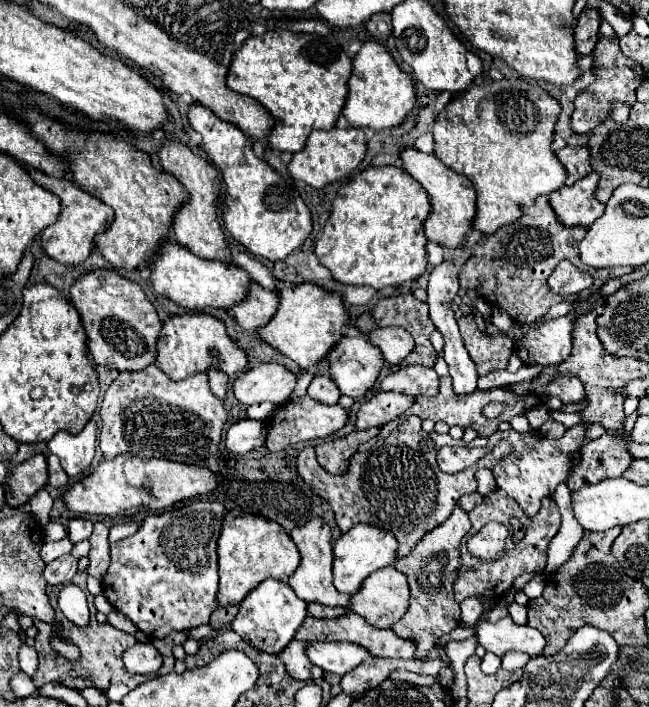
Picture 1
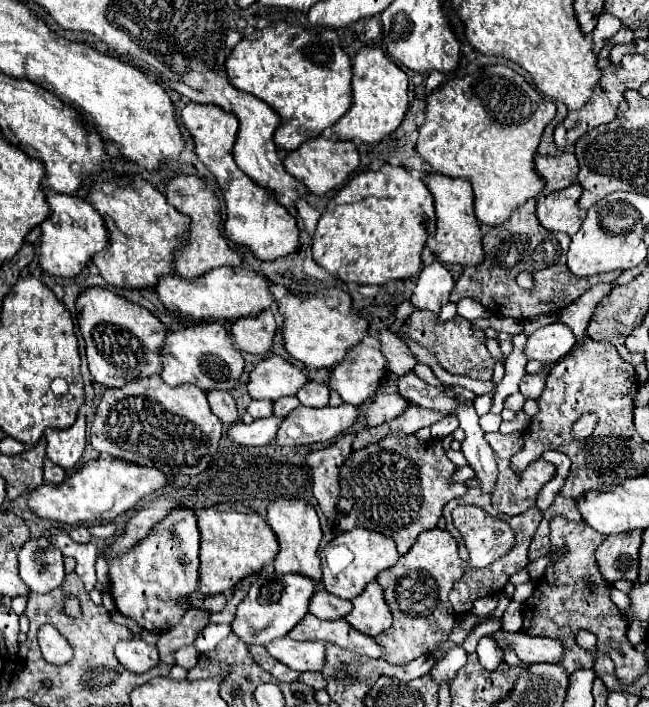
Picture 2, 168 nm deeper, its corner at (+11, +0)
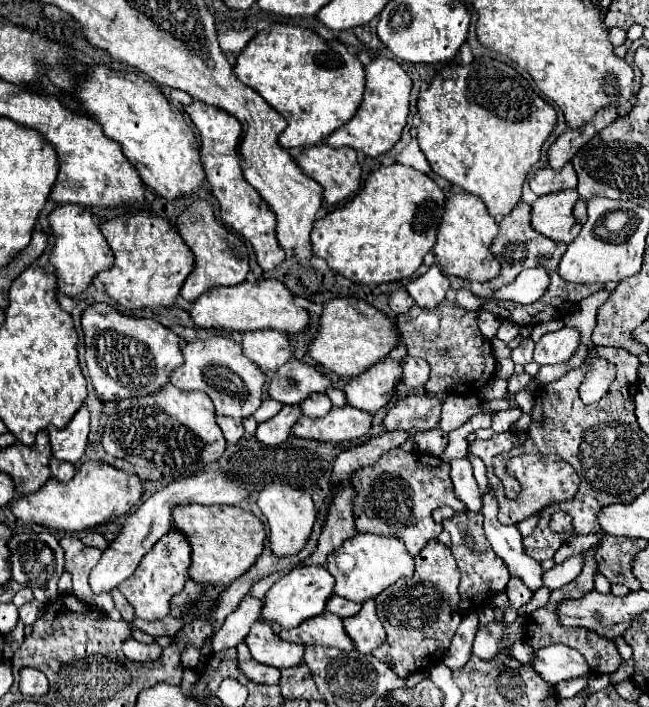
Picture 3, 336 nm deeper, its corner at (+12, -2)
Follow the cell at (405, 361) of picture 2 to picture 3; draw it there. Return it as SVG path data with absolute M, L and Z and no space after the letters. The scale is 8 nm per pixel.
M406 358L402 362L404 368L404 384L408 388L424 388L428 378L430 378L430 366L424 360L416 360L416 358Z

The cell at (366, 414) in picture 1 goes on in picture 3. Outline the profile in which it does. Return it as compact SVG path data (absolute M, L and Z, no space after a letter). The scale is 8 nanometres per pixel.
M412 394L402 398L384 418L386 430L418 430L426 432L438 428L440 422L442 400L438 396L428 394Z

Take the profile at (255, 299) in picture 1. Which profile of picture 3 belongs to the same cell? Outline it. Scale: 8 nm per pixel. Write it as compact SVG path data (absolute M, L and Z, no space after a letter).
M256 330L242 334L244 356L250 358L260 370L276 372L284 362L292 360L294 350L288 342L288 336L276 330Z

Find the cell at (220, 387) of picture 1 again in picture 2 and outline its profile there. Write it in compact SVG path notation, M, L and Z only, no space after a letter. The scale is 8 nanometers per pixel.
M207 392L211 412L223 422L223 424L235 424L239 422L235 400L229 392Z

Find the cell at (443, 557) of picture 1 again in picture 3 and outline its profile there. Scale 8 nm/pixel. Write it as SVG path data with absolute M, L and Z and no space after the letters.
M434 540L428 542L428 546L424 546L424 550L414 560L414 576L396 582L376 598L376 612L388 638L372 654L380 662L388 664L390 670L400 678L408 678L414 672L424 672L442 662L442 656L446 654L450 640L462 620L458 608L460 598L456 596L458 568L450 548Z

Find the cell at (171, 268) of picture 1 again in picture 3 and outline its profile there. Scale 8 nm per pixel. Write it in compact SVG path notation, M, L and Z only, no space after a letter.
M280 280L244 282L240 286L212 288L190 304L190 316L200 328L218 328L226 332L254 332L254 330L278 330L282 334L304 332L310 324L310 316L304 308L296 306L294 294Z

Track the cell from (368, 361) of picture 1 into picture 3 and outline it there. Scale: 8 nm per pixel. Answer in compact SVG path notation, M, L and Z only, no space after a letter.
M386 358L376 366L372 366L370 370L362 372L360 376L352 378L344 388L344 392L348 404L356 406L358 410L376 414L390 402L400 382L402 382L402 366L396 360Z

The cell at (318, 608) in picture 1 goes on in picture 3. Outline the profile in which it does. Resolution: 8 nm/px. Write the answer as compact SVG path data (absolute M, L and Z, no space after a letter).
M334 594L334 596L328 600L328 604L326 604L326 612L332 612L332 614L336 614L336 616L340 616L340 618L354 616L360 608L362 608L360 604L348 602L346 598L340 598L340 596L336 596L336 594Z

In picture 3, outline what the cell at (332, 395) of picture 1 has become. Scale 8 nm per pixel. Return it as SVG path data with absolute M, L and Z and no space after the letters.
M310 394L302 404L302 414L308 418L320 418L330 412L332 402L326 394Z

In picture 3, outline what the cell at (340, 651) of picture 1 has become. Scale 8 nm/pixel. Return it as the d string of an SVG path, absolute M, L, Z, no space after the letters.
M256 620L252 624L250 634L246 636L246 646L252 654L252 658L260 664L274 666L274 668L290 668L302 662L304 648L298 644L288 644L280 640L268 622Z

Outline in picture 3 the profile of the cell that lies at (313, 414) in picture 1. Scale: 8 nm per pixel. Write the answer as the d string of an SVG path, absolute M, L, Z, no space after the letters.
M346 404L342 408L332 408L322 418L302 416L292 428L292 434L298 438L312 438L336 444L366 436L370 426L372 426L372 414Z

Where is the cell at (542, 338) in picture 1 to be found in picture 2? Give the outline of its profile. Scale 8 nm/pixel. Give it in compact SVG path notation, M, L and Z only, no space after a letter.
M553 322L527 338L523 354L527 360L541 360L545 364L553 364L561 360L565 354L569 354L573 344L575 336L571 328L563 322Z

